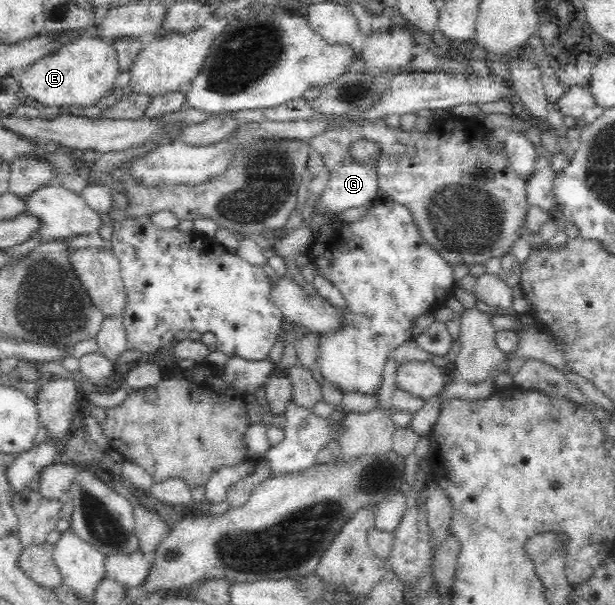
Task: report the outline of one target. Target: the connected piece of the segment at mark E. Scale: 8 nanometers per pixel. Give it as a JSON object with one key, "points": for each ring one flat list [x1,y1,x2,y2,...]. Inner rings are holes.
{"points":[[84,36,76,42,66,43,58,51,38,60,38,63,16,74,22,92,34,99,36,105,56,108,88,108,115,90,114,82,121,68,112,41]]}

